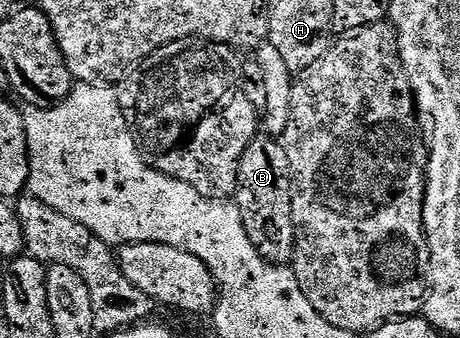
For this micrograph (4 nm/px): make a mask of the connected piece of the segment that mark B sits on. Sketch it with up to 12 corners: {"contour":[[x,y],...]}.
{"contour":[[264,133],[239,161],[235,202],[269,263],[293,257],[287,153]]}

